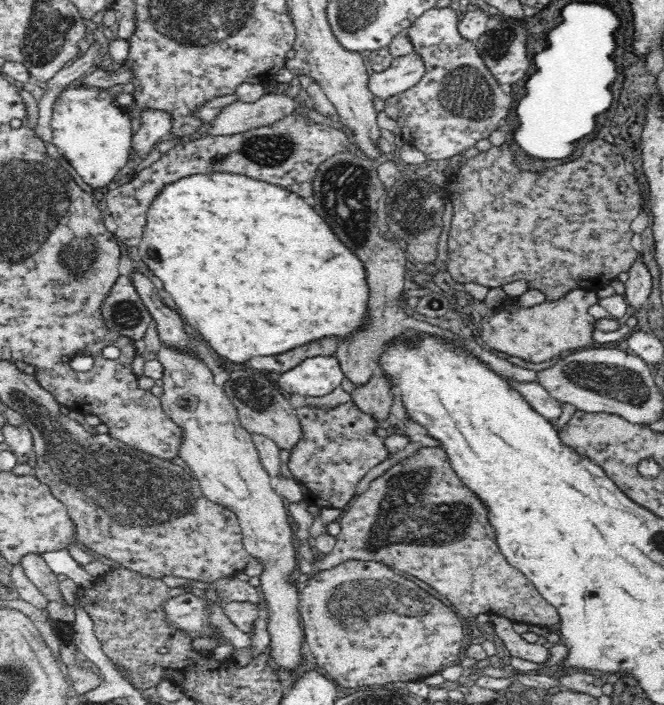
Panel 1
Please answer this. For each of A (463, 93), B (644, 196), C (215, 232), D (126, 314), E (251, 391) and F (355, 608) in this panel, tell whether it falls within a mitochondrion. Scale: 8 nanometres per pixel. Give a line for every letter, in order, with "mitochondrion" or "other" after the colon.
A: mitochondrion
B: other
C: other
D: mitochondrion
E: mitochondrion
F: mitochondrion

